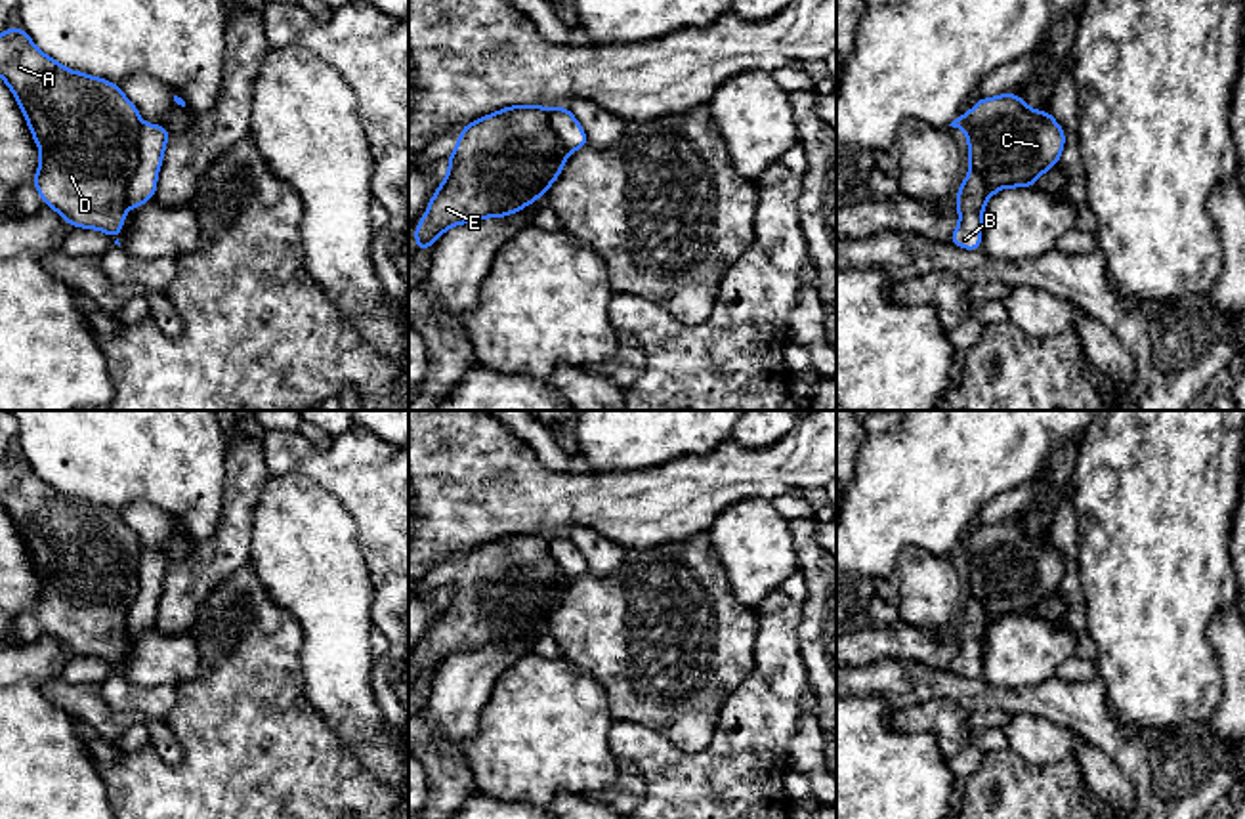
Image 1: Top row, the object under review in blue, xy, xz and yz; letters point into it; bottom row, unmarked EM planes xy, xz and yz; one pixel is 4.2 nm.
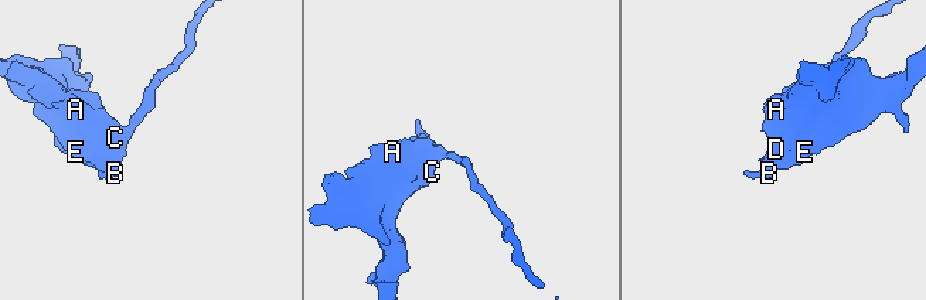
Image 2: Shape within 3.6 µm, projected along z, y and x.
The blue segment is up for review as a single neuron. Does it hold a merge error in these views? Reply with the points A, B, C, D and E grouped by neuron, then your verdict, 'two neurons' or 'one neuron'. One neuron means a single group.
groups A C D E / B; two neurons

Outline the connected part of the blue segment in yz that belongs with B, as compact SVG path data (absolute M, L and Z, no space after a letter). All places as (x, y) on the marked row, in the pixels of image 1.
M970 170L955 197L959 208L959 227L951 233L949 242L964 250L981 250L981 223L987 193L978 172Z

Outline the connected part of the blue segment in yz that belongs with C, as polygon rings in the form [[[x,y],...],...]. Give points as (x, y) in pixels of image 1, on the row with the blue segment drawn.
[[[1014,92],[978,99],[968,115],[960,113],[949,126],[964,130],[970,170],[981,176],[987,199],[1004,187],[1033,187],[1060,162],[1066,145],[1066,132],[1052,113],[1027,107]]]

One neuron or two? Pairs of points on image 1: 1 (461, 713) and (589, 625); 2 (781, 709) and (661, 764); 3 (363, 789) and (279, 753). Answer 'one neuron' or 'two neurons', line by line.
1: two neurons
2: one neuron
3: one neuron

